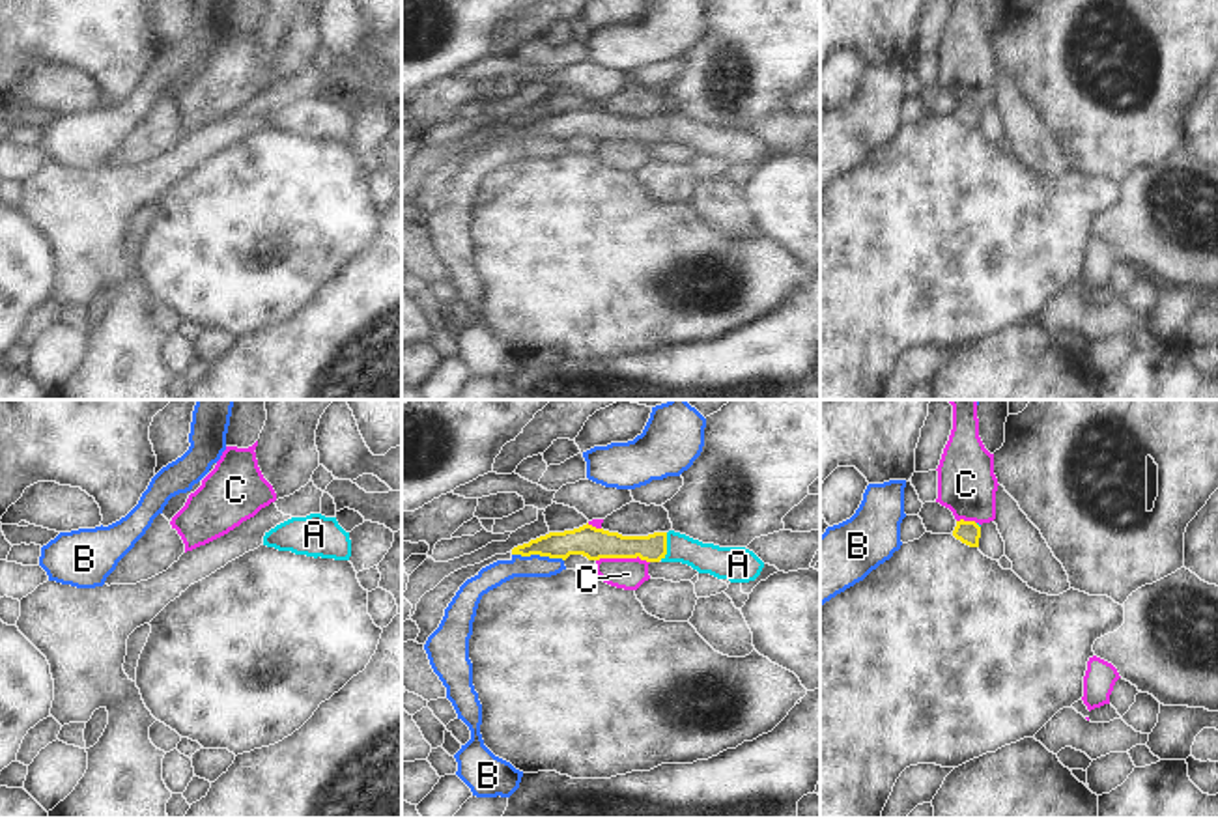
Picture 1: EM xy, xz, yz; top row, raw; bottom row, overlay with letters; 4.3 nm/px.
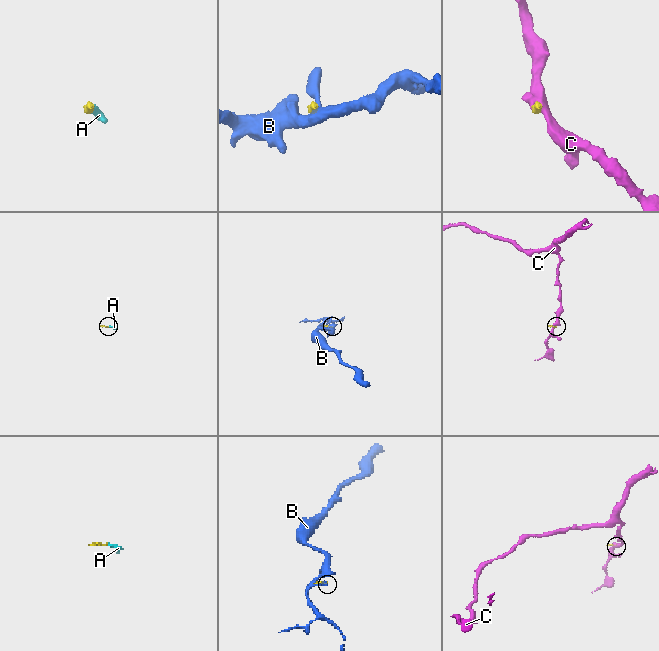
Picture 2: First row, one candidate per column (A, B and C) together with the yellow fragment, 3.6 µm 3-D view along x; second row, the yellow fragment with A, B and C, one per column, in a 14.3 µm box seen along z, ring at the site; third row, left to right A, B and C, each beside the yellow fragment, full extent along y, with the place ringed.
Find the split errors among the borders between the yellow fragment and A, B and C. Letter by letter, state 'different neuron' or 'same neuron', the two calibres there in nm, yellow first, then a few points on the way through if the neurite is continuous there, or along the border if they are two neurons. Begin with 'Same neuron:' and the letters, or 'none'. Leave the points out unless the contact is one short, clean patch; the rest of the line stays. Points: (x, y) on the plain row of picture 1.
Same neuron: A
A: same neuron | 120/130 nm | across xz (652, 129), (665, 127), (682, 129), (710, 141)
B: different neuron | 140/100 nm | along xz (512, 135), (548, 137), (563, 142)
C: different neuron | 140/140 nm | along xz (596, 141), (639, 139), (649, 144)

